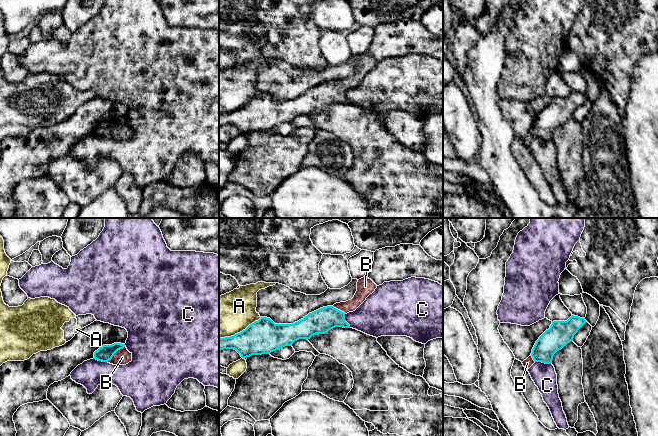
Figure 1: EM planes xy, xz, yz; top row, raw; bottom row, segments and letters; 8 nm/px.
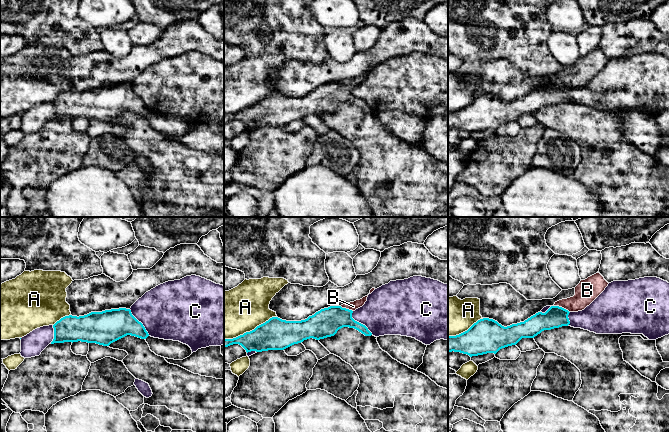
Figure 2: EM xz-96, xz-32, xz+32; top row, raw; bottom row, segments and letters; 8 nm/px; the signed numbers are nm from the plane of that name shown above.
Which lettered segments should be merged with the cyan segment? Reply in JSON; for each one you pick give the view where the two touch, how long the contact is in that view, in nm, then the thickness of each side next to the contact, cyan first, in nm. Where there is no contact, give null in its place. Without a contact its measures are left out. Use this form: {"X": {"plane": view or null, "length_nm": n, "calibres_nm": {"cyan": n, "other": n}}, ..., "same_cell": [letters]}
{"B": {"plane": "xy", "length_nm": 200, "calibres_nm": {"cyan": 130, "other": 130}}, "same_cell": ["B"]}

